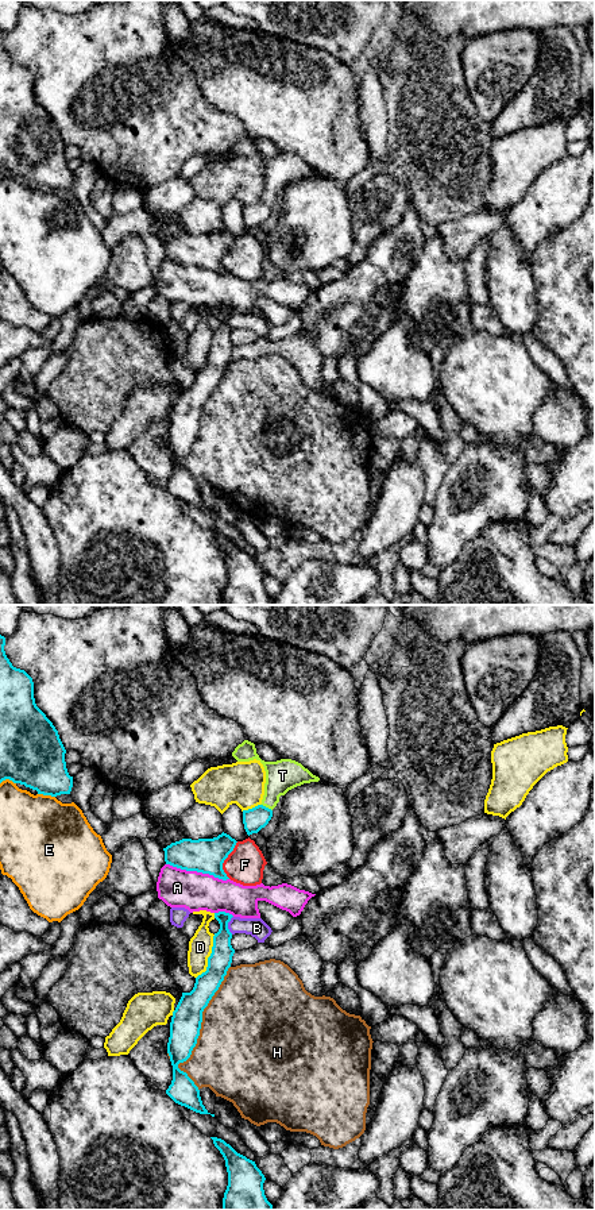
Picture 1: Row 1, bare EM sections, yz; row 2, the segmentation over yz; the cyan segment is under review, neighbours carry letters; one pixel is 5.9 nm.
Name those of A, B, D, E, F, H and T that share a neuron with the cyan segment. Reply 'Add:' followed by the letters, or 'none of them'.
Add: T

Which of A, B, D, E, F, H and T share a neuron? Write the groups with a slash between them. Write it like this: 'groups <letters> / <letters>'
groups A / B / D / E / F / H / T

